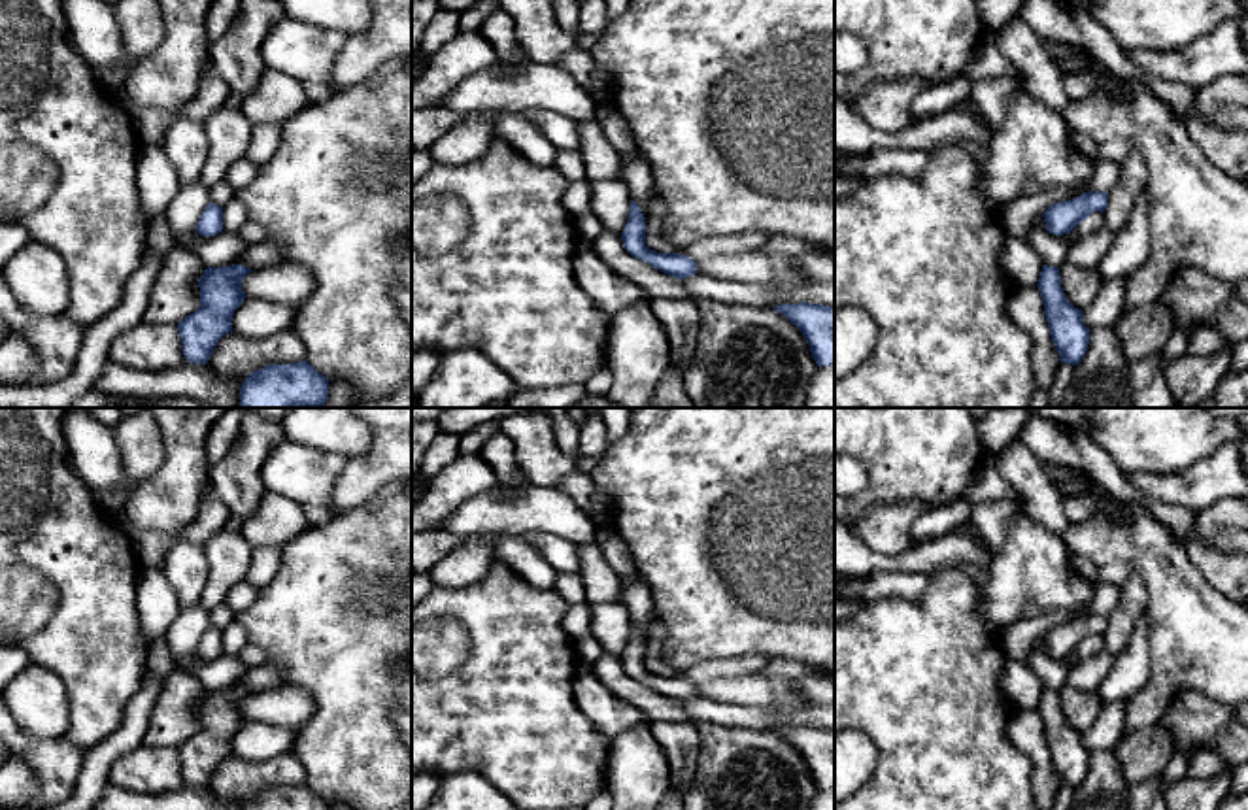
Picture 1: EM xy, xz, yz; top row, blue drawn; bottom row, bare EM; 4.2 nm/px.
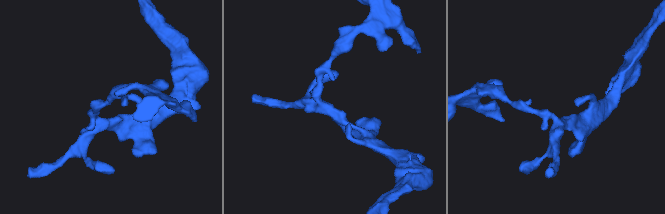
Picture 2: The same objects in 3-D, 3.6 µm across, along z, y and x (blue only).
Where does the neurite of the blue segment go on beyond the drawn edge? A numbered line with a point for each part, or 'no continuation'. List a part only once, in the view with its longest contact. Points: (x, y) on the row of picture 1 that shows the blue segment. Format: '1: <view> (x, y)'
no continuation

